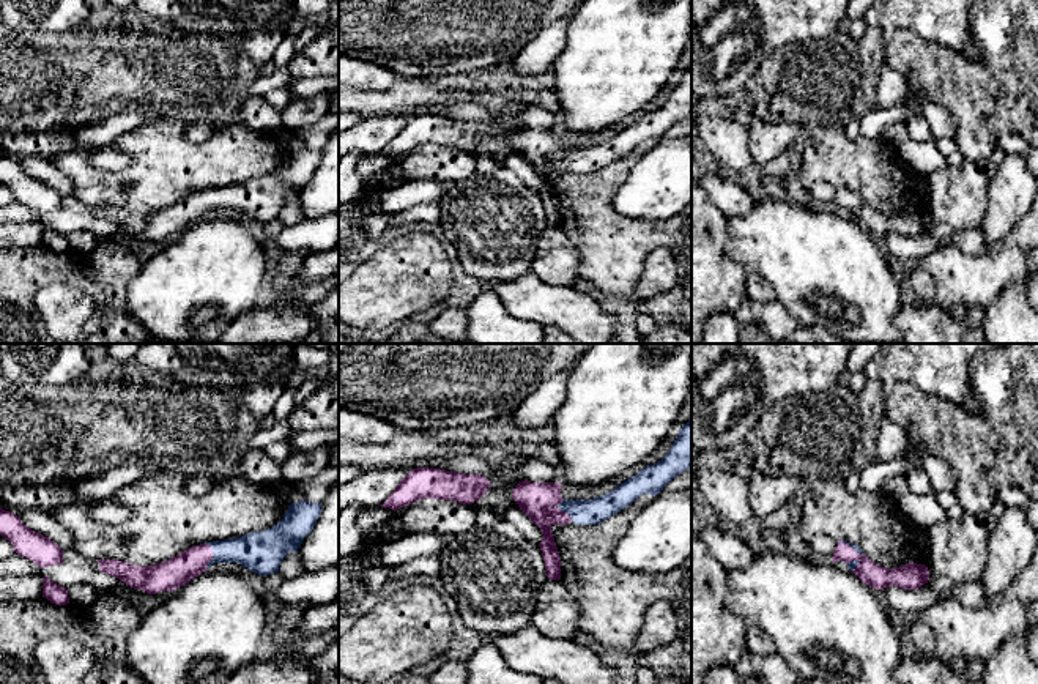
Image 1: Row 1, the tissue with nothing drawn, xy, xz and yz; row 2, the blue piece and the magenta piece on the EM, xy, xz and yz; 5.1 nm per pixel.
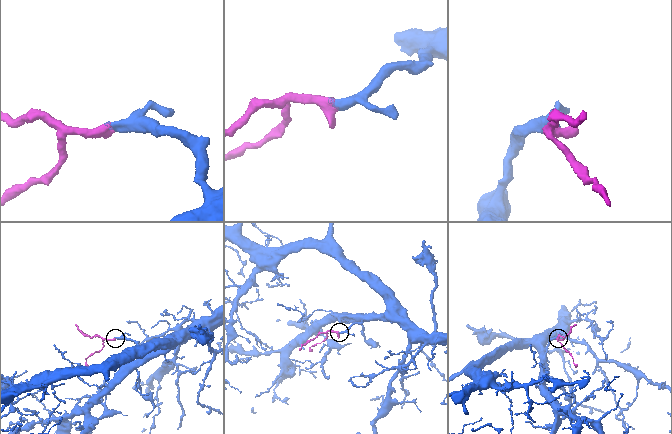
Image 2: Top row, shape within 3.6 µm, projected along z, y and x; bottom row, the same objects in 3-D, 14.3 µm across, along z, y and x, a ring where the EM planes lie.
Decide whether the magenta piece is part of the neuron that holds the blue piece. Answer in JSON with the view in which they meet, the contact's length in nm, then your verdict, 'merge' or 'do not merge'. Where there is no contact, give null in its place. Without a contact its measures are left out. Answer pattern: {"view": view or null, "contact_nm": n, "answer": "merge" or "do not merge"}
{"view": "xz", "contact_nm": 130, "answer": "merge"}

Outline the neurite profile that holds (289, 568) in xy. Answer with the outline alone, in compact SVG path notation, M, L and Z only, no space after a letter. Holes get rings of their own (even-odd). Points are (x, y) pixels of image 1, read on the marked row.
M288 552L284 558L284 561L279 566L279 574L282 574L285 578L291 578L298 574L298 556L293 552Z

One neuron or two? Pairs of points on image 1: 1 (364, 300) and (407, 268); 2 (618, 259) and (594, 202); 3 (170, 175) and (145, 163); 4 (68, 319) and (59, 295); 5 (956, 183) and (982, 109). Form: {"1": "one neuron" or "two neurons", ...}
{"1": "one neuron", "2": "one neuron", "3": "one neuron", "4": "one neuron", "5": "two neurons"}

